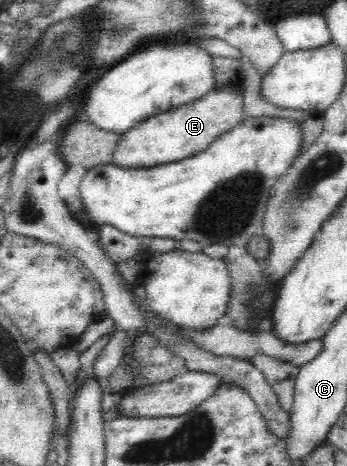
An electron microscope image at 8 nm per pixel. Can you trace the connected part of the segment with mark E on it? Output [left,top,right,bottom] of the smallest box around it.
[112,86,243,168]

